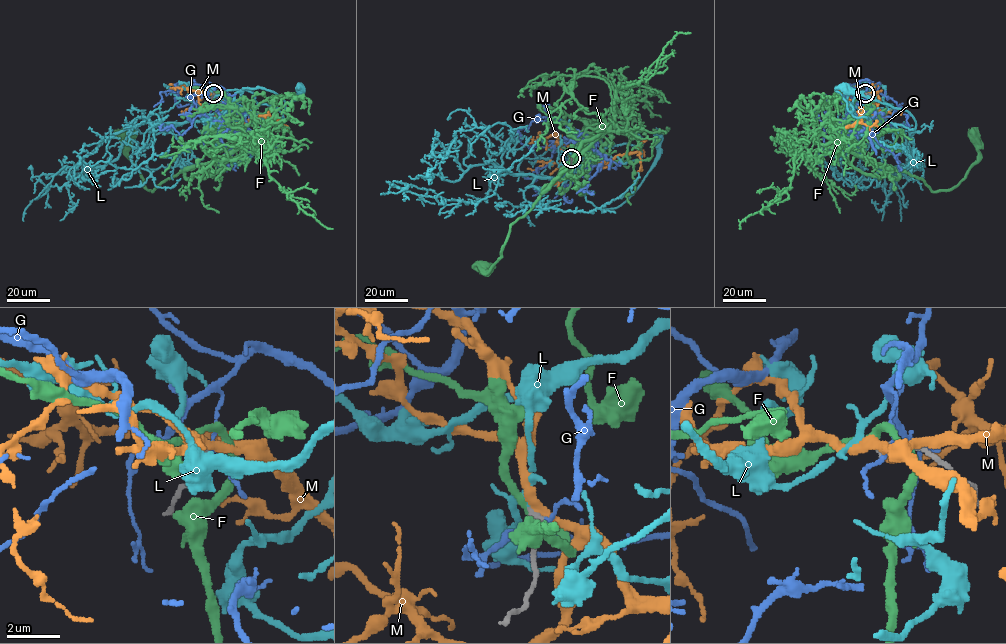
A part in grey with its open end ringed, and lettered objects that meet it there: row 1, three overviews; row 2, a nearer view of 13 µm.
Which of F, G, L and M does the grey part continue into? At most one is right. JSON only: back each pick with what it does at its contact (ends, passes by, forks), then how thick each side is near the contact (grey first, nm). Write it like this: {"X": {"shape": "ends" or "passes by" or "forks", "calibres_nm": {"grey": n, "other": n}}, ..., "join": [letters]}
{"L": {"shape": "passes by", "calibres_nm": {"grey": 400, "other": 200}}, "join": ["L"]}

